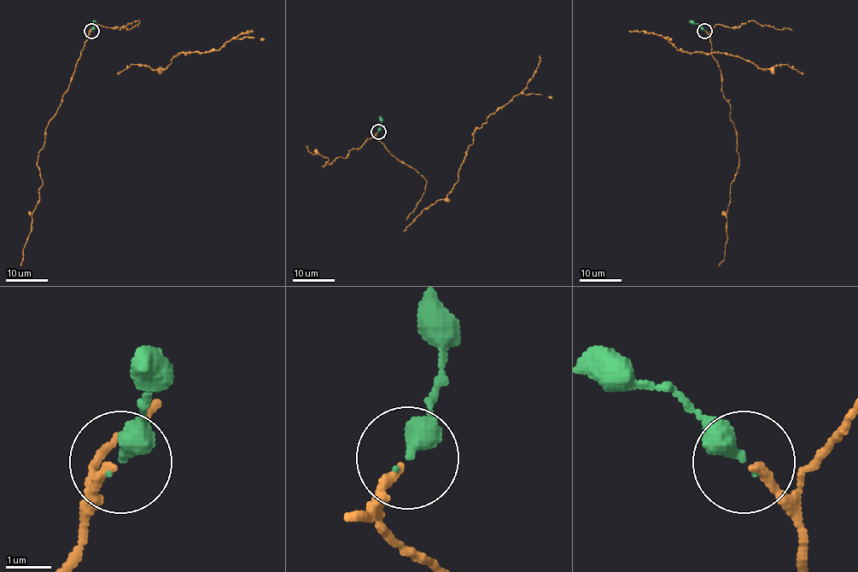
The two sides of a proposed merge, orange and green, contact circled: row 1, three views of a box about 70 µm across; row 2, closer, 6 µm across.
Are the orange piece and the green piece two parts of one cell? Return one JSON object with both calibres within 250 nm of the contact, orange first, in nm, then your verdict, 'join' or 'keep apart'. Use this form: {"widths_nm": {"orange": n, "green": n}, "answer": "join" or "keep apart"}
{"widths_nm": {"orange": 190, "green": 400}, "answer": "join"}

